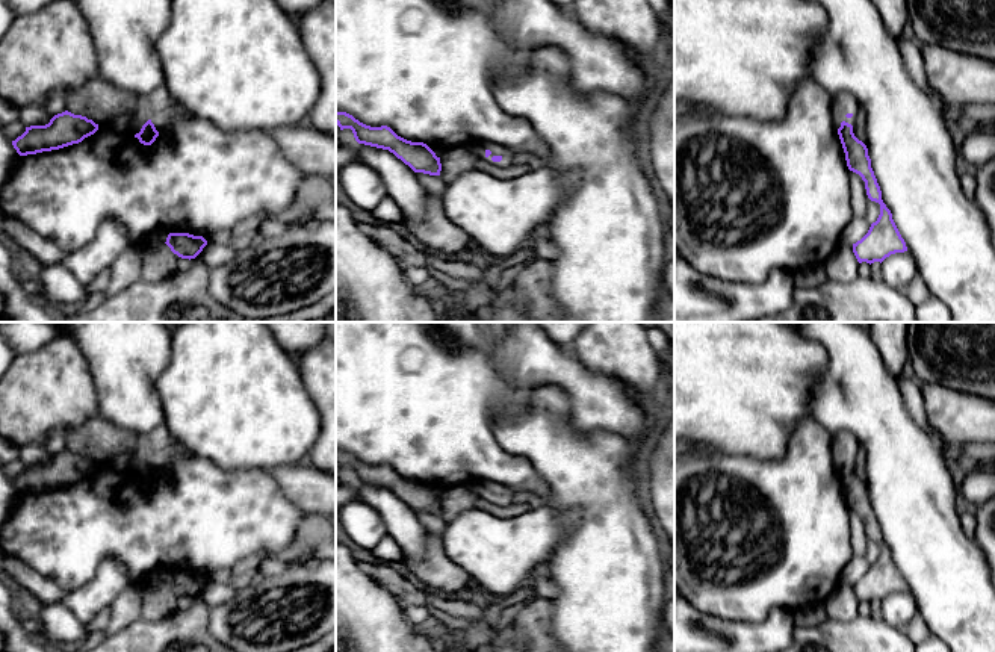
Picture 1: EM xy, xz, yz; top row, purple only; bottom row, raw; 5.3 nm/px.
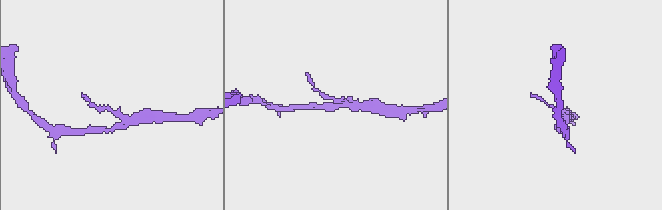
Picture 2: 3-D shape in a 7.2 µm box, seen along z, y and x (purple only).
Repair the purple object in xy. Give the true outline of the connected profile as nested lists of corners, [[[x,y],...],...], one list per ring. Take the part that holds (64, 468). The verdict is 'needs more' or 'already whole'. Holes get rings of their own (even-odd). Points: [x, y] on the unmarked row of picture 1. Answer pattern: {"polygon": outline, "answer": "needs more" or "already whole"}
{"polygon": [[[65,449],[54,454],[45,464],[26,466],[12,484],[20,495],[36,493],[79,483],[97,469],[98,463],[92,458]]], "answer": "already whole"}

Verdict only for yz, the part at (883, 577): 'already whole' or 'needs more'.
already whole

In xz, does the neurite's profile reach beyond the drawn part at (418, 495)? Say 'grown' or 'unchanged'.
unchanged

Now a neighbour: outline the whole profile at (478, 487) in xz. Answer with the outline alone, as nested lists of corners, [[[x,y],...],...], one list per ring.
[[[473,481],[469,484],[470,490],[479,498],[485,499],[494,505],[510,505],[519,495],[507,486],[498,483],[484,483],[484,481]]]

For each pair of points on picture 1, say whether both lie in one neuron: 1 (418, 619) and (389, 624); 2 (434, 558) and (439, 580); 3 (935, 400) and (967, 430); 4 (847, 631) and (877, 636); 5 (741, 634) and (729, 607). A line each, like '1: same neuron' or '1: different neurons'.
1: different neurons
2: same neuron
3: same neuron
4: same neuron
5: different neurons

